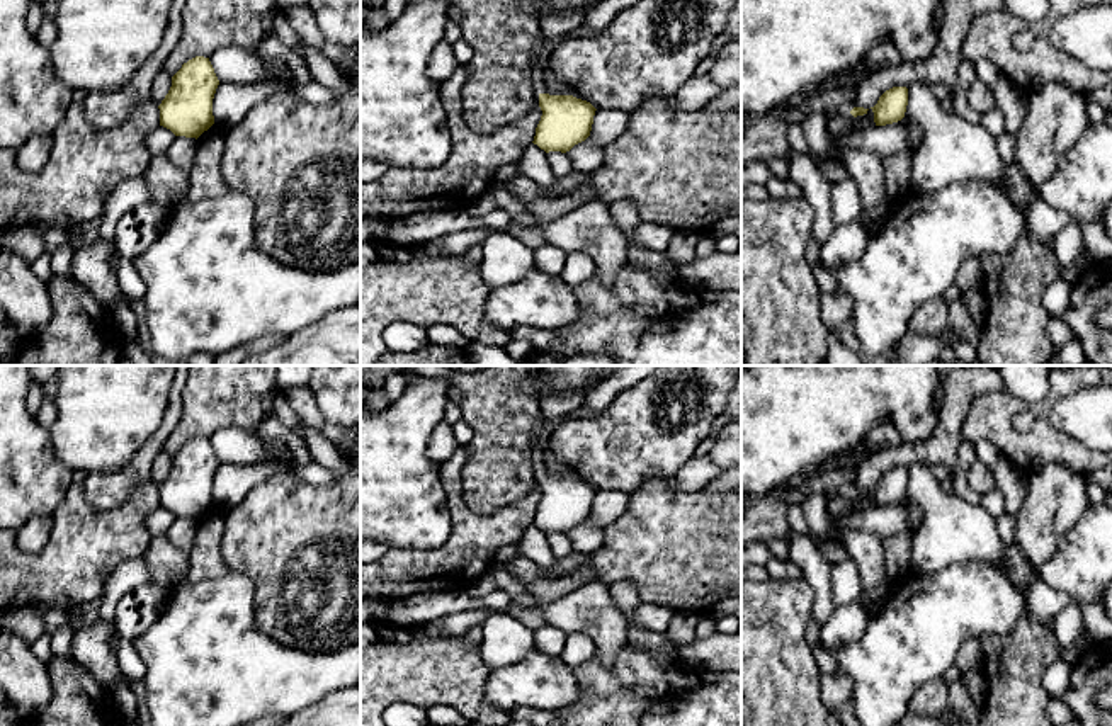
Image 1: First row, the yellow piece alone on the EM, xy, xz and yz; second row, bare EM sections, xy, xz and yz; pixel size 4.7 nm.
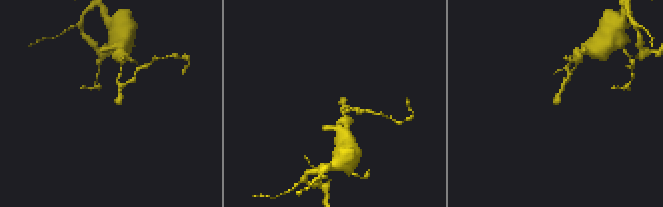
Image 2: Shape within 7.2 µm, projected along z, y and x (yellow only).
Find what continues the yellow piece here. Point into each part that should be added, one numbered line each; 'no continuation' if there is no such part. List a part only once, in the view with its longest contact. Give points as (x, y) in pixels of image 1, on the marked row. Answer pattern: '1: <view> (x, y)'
no continuation

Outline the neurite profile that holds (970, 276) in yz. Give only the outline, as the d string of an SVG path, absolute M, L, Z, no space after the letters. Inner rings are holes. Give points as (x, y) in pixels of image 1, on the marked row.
M967 257L962 262L956 275L956 286L961 289L961 292L969 289L984 289L983 269L978 258Z

